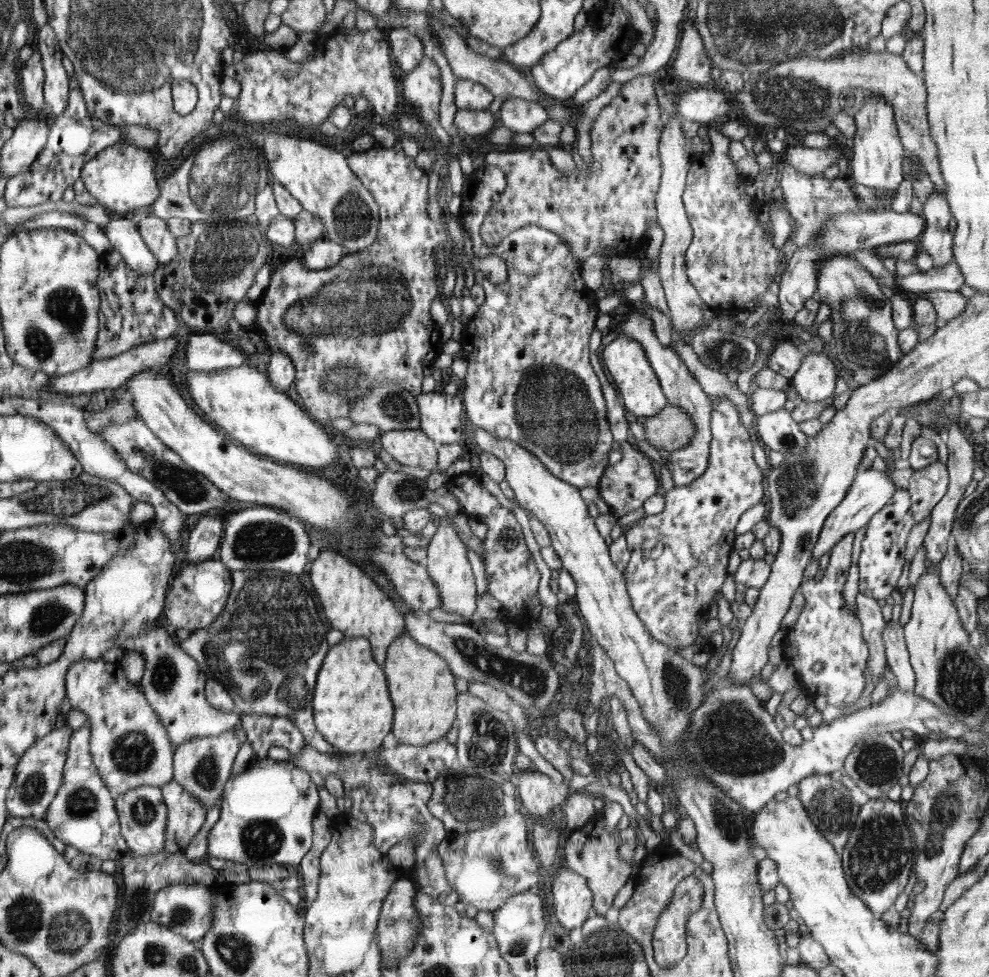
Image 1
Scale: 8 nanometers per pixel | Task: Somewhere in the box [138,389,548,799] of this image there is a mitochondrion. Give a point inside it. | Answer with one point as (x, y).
(266, 650)

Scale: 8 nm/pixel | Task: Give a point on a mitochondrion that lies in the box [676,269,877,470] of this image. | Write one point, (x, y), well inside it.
(727, 353)

